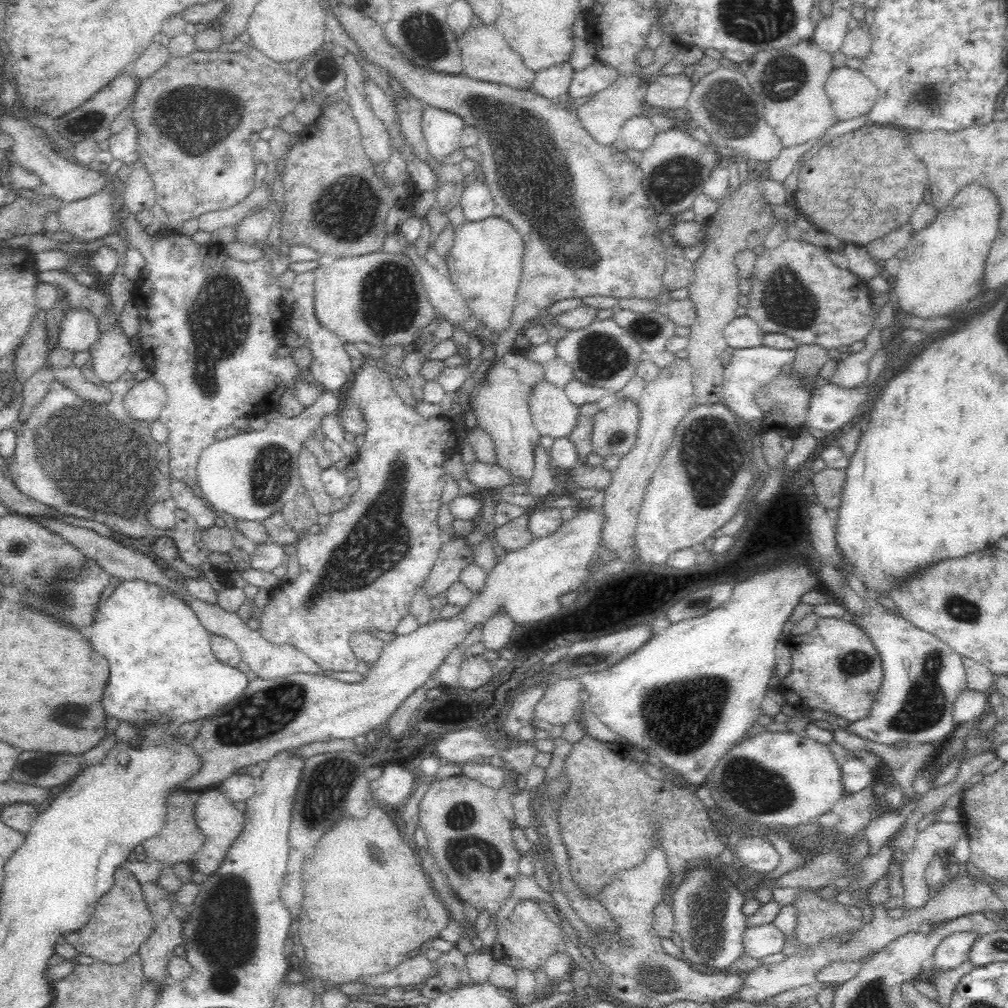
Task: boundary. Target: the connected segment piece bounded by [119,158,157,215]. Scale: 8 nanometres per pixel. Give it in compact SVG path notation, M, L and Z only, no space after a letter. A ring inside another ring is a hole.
M136 158L136 162L131 166L131 172L128 175L124 192L119 200L124 201L124 206L135 215L140 210L149 210L157 204L155 188L152 179L144 167L144 163Z

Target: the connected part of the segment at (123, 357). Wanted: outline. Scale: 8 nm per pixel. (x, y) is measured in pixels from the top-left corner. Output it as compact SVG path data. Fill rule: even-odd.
M117 324L99 333L96 342L89 348L90 361L98 379L103 383L113 383L127 374L133 355L130 346L124 331Z

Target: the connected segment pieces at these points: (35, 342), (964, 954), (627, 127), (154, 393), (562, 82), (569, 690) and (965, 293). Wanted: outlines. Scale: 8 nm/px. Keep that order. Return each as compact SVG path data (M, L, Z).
M42 305L40 314L36 315L35 322L31 324L31 331L24 337L23 343L15 350L13 361L14 377L12 382L19 380L26 384L29 378L43 368L47 356L46 347L48 335L46 334L47 309Z
M952 934L935 950L932 960L932 974L928 982L936 986L936 977L948 970L954 970L967 962L970 948L977 940L977 934Z
M638 114L622 124L618 142L626 149L643 151L653 143L656 135L652 121L646 115Z
M151 376L138 381L124 397L124 405L132 418L150 423L160 416L167 403L165 388Z
M569 61L552 65L535 73L529 90L547 100L557 101L561 95L566 97L573 74Z
M579 677L557 680L546 687L542 698L534 706L529 724L533 725L535 731L538 730L535 724L540 721L548 722L553 726L566 724L583 706L578 695L581 688L583 685Z
M970 183L966 190L958 192L948 210L938 212L932 224L917 232L905 249L898 274L891 282L900 315L918 316L924 320L945 316L956 318L964 304L982 294L984 285L980 282L996 238L998 220L1000 206L992 192L978 183Z

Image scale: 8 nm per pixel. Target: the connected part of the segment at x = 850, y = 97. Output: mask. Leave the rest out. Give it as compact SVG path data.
M847 65L833 69L824 90L839 121L869 114L878 98L876 85L859 69Z

